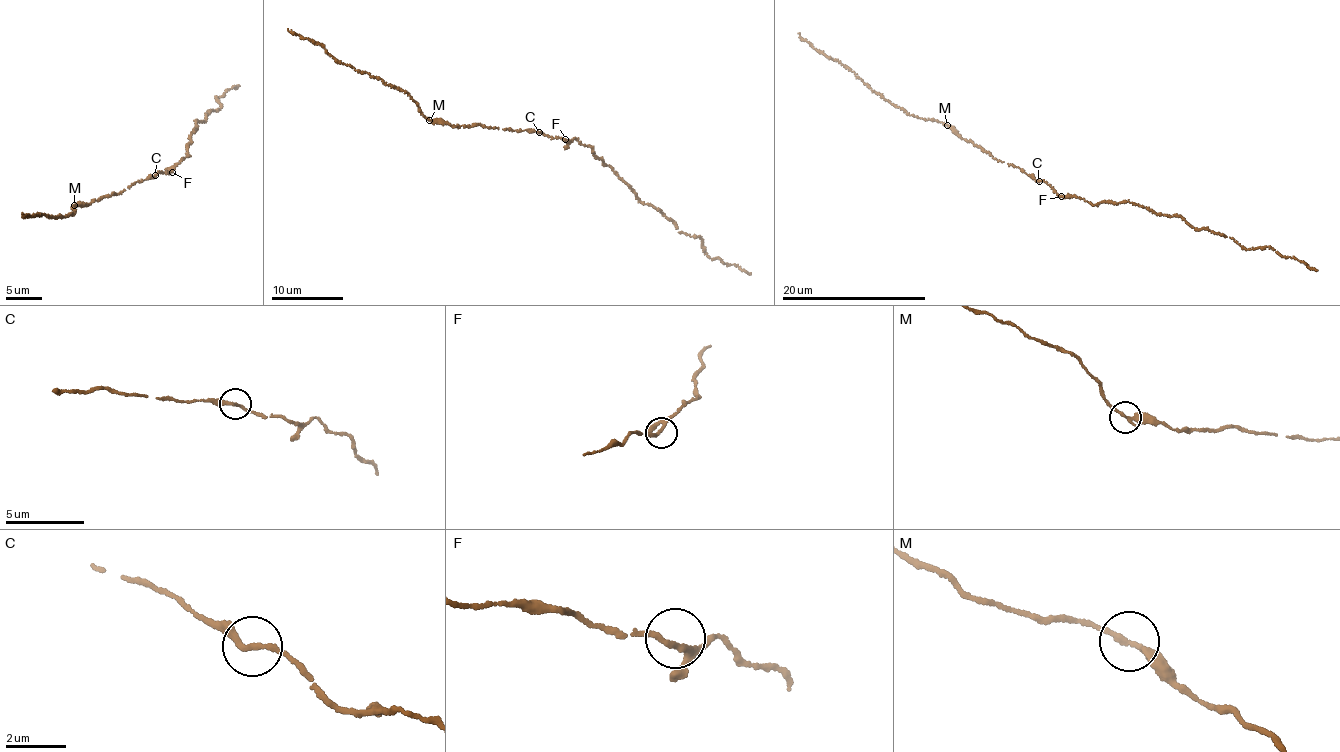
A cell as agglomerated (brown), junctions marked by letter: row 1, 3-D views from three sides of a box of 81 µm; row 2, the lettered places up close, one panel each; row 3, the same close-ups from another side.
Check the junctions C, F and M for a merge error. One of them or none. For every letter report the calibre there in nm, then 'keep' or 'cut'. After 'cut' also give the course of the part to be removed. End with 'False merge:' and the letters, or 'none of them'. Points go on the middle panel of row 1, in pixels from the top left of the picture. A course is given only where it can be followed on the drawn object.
C: calibre 200 nm; keep
F: calibre 190 nm; keep
M: calibre 200 nm; cut; course (429, 120), (403, 90), (341, 63), (318, 43), (288, 29)
False merge: M

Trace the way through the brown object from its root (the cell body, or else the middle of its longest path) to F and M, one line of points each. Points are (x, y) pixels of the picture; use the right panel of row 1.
F: (1046, 183), (1061, 196)
M: (1046, 183), (997, 159), (947, 124)

